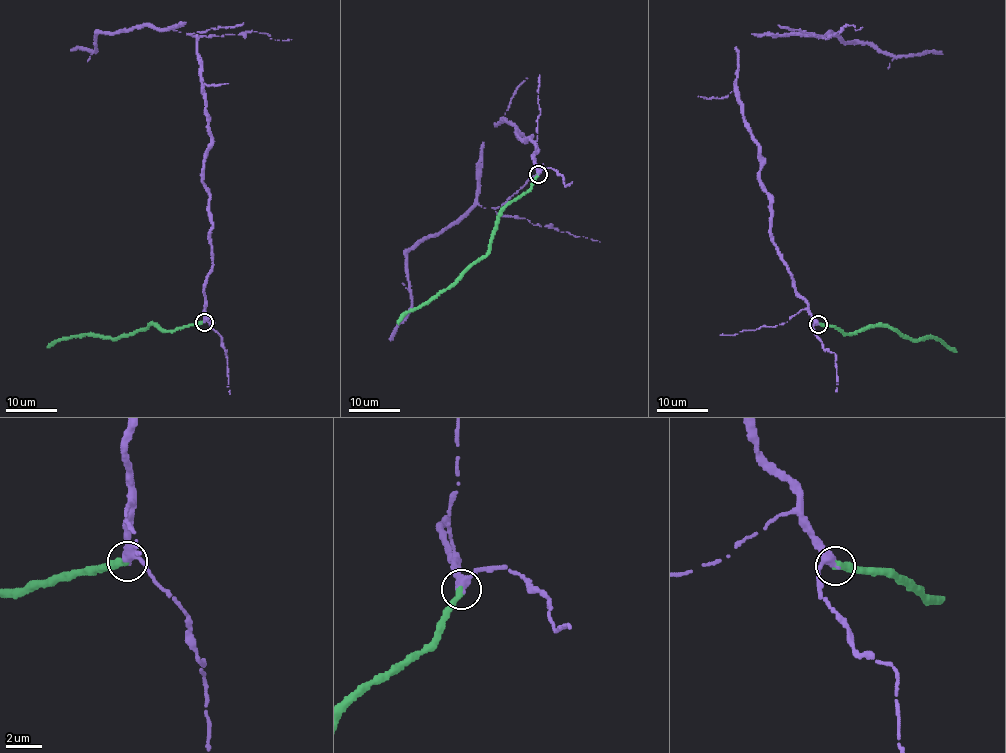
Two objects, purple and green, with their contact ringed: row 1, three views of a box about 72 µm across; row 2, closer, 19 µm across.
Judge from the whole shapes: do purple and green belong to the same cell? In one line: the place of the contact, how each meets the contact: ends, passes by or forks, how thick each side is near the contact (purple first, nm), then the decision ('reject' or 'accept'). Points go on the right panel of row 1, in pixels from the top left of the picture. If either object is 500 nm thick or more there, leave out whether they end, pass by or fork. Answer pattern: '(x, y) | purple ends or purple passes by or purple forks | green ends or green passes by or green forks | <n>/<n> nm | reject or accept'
(818, 324) | purple passes by | green ends | 360/360 nm | accept

